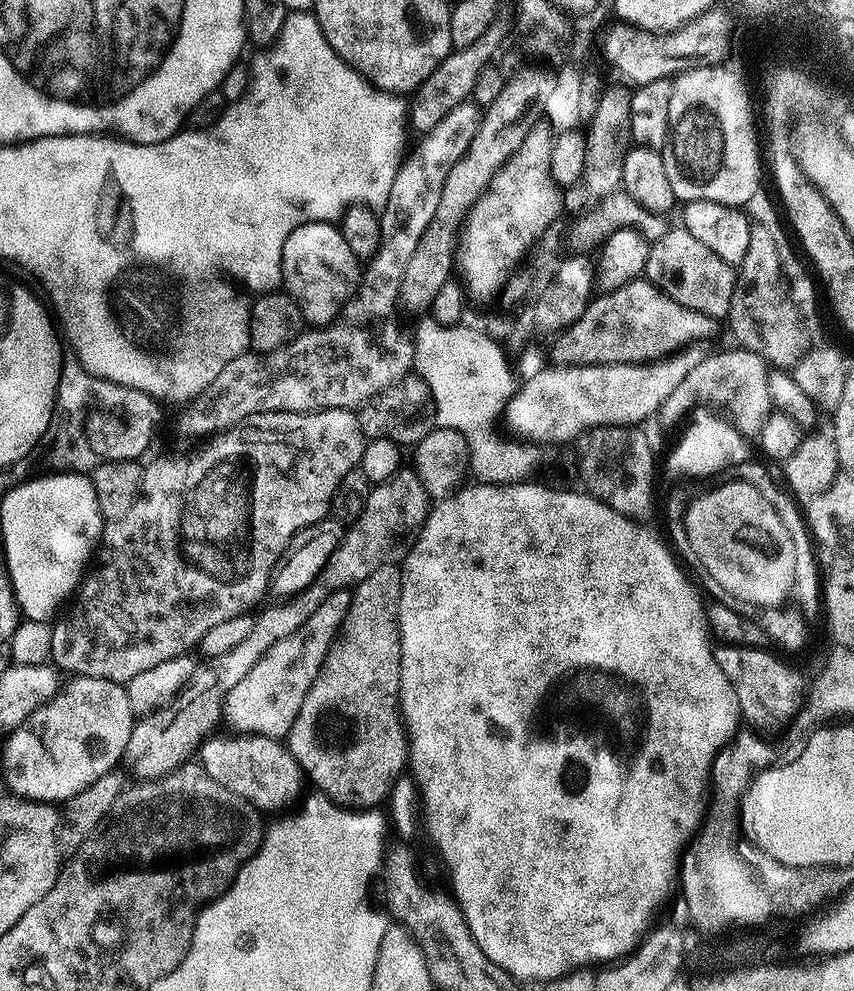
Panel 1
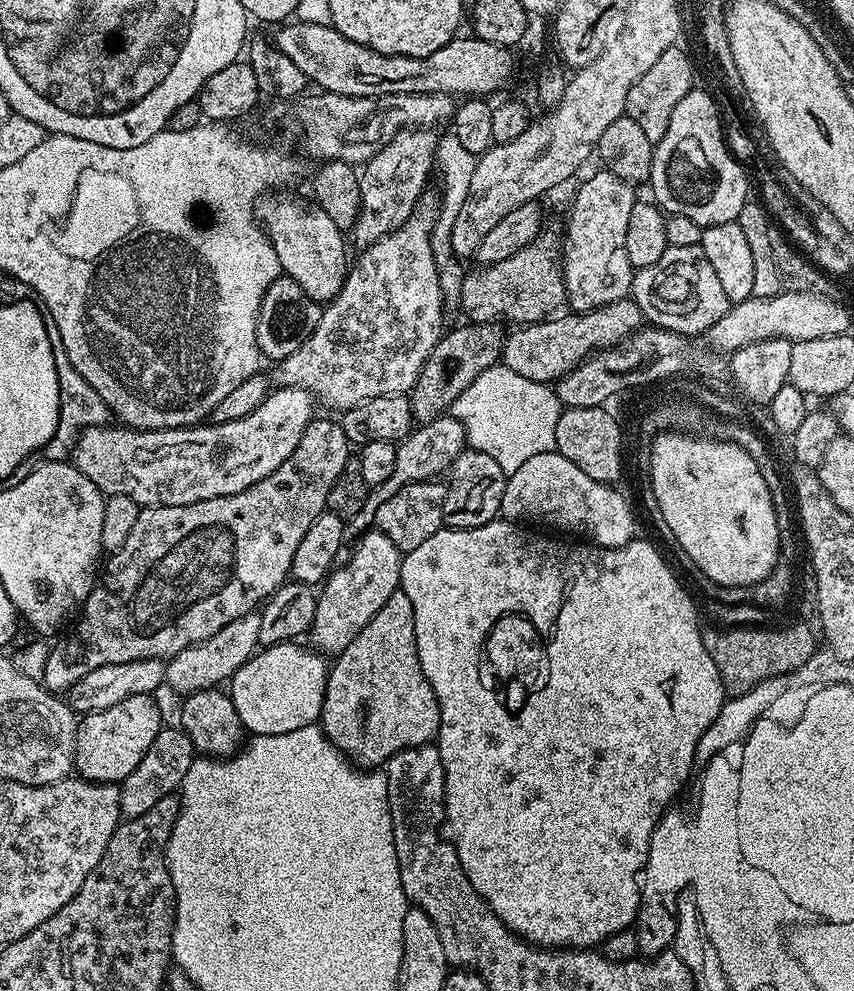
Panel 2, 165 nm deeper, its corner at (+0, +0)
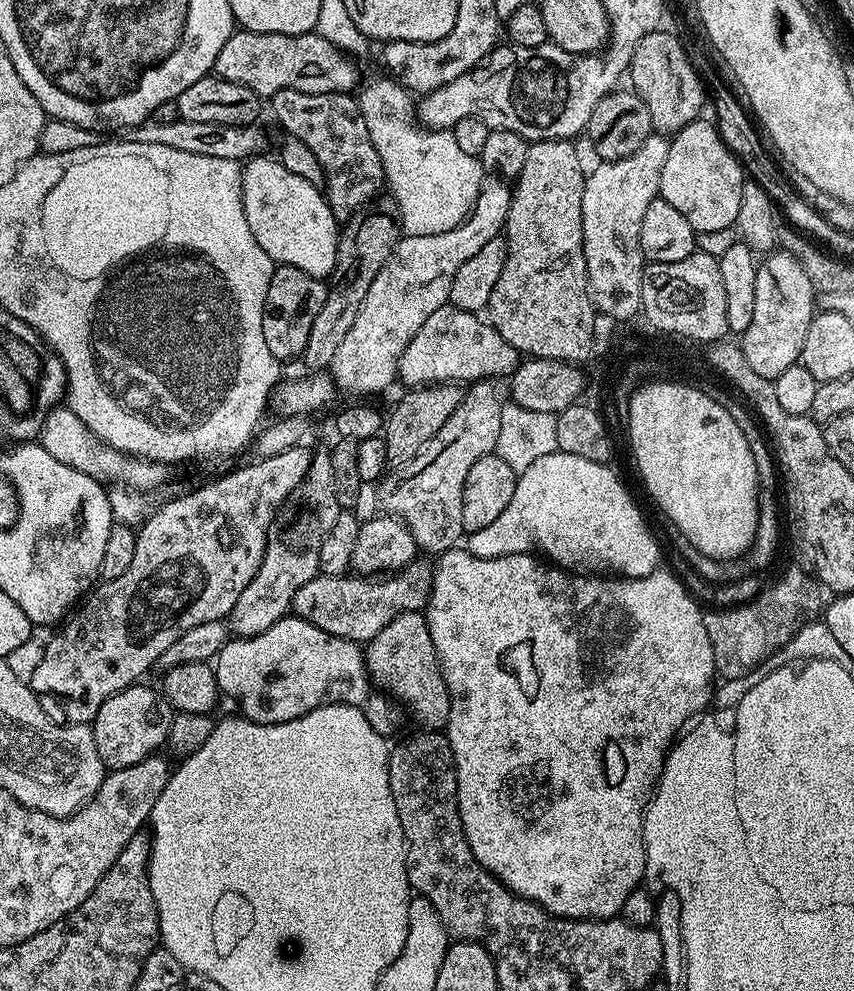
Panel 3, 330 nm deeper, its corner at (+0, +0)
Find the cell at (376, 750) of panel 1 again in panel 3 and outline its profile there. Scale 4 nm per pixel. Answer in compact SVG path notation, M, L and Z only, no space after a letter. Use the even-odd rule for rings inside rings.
M423 611L403 612L394 622L382 626L376 637L367 641L366 663L371 679L377 685L385 684L389 688L387 691L424 723L421 725L425 729L447 729L452 703L430 638L428 617Z

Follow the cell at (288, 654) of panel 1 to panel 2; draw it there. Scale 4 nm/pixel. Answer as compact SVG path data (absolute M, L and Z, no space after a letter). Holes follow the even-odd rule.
M369 530L356 545L356 553L344 565L341 563L323 581L324 593L319 593L316 602L310 637L312 636L313 640L311 643L324 654L339 654L346 650L346 646L354 642L362 626L366 626L366 622L370 622L370 618L374 618L374 614L382 610L386 598L390 598L390 594L394 594L400 588L402 554L385 532Z

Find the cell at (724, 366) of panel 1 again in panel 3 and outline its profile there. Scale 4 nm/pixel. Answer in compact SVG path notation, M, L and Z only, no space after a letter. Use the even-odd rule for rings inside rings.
M773 250L757 263L754 278L754 318L739 337L738 343L746 362L762 378L775 382L778 374L800 359L802 342L814 315L814 289L806 270L783 250Z

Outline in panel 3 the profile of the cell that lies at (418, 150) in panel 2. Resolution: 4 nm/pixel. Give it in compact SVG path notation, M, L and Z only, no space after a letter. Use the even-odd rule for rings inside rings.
M384 212L363 216L348 226L353 228L340 232L340 245L336 247L336 265L328 284L328 297L322 310L318 310L318 318L314 318L314 326L310 326L310 338L302 357L303 363L308 363L312 370L324 370L331 365L342 338L346 338L350 326L354 326L354 318L358 318L358 306L362 306L366 290L370 290L374 278L378 278L378 270L382 270L390 254L394 254L394 246L402 235L402 228Z

